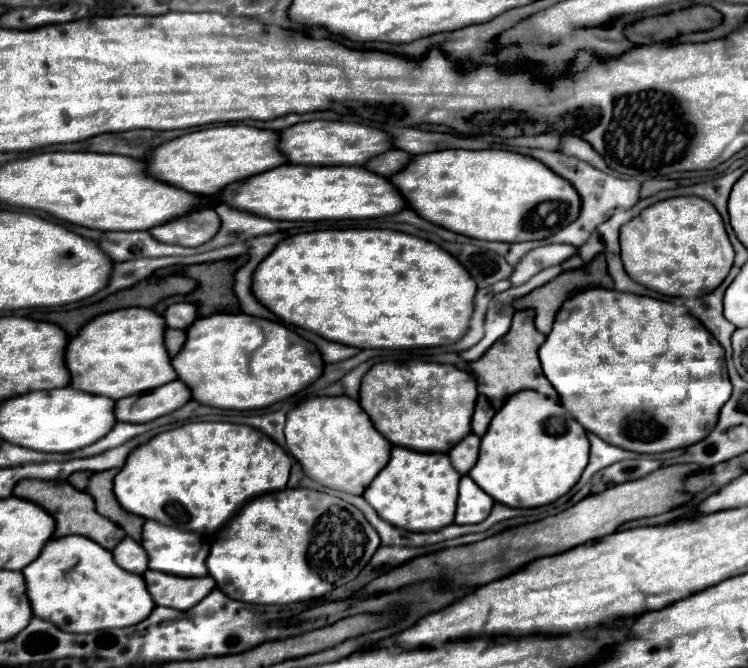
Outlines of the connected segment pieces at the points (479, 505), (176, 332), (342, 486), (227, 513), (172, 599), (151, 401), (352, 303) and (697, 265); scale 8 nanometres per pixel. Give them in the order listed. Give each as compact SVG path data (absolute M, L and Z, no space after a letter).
M468 475L460 481L460 497L458 497L458 511L454 523L466 525L466 523L480 523L488 517L492 511L494 499L484 493Z
M166 329L164 331L164 345L170 351L170 355L176 355L180 351L180 347L186 341L186 333L180 329Z
M348 395L314 397L300 403L288 413L284 433L288 453L294 455L308 477L326 487L356 495L366 491L392 453L392 443L374 429L358 399Z
M186 423L134 449L114 479L114 493L134 515L210 535L246 501L284 489L290 463L290 455L276 441L248 425Z
M152 569L142 577L156 605L180 611L190 609L216 587L212 577L168 577L168 573L156 573Z
M176 379L150 393L132 395L132 397L124 397L116 401L114 415L116 415L116 421L148 423L156 417L162 417L180 409L190 399L192 399L190 389L180 379Z
M328 229L328 231L298 233L298 235L282 239L274 247L274 251L256 267L256 273L252 275L252 293L268 311L272 311L284 323L308 329L328 341L352 345L358 349L418 349L418 347L452 345L464 337L464 333L468 331L468 325L470 325L472 311L474 311L476 283L472 281L472 277L468 277L468 273L464 273L464 267L448 251L444 251L436 243L424 241L420 237L398 233L392 229Z
M670 197L640 211L620 229L622 261L628 275L662 295L698 297L720 285L732 263L730 245L720 213L702 197Z

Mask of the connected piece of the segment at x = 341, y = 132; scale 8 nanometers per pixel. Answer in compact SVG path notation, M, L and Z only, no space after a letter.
M306 121L296 123L278 133L278 149L284 153L286 163L292 165L364 165L370 157L376 157L392 149L390 137L374 127L346 121Z

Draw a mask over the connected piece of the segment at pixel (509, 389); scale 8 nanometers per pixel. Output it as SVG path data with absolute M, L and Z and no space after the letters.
M522 309L522 311L514 313L512 327L508 333L504 337L500 337L500 341L496 341L478 361L474 361L474 363L460 361L458 367L470 369L474 373L476 383L478 383L478 393L486 395L496 409L502 407L502 403L512 393L524 391L524 389L534 389L534 391L558 401L558 393L554 391L550 381L544 377L540 359L538 359L538 349L544 343L544 339L546 337L534 327L534 309Z

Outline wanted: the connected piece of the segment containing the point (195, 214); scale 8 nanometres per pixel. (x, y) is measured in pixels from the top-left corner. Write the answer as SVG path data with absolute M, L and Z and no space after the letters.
M202 205L182 217L176 217L164 225L158 225L156 229L150 229L150 233L164 243L198 247L210 241L216 235L216 229L220 229L220 219L214 207Z

